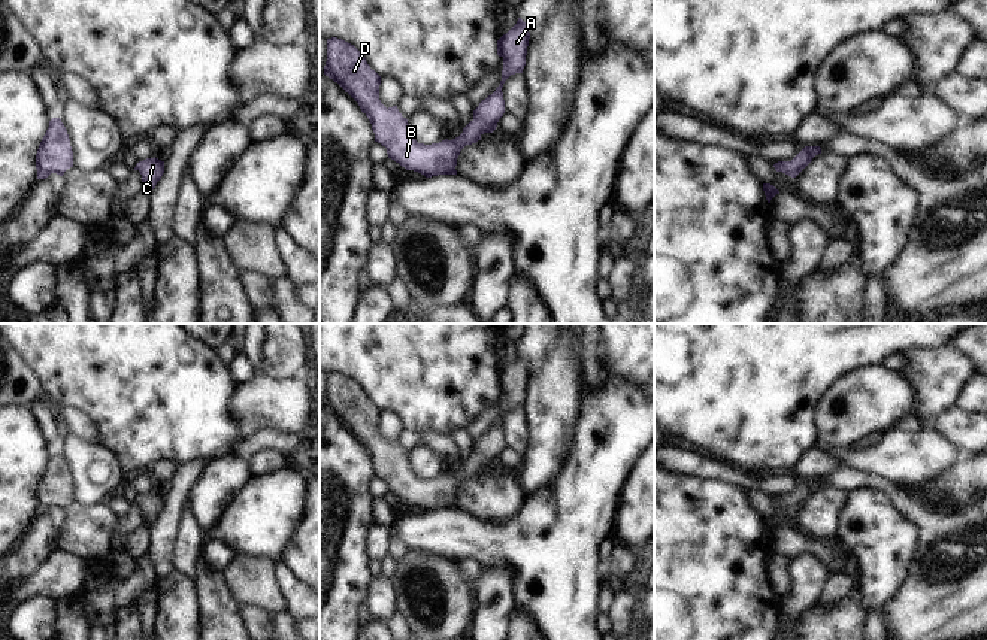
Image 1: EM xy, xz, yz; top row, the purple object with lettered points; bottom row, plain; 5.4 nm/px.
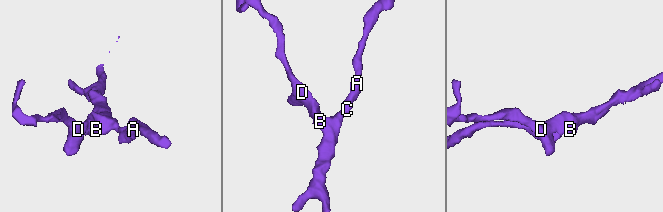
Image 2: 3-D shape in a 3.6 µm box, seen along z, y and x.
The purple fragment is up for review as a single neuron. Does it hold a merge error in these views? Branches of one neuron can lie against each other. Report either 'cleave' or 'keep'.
keep

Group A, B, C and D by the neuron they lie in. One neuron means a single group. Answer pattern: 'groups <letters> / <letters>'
groups A B C D

